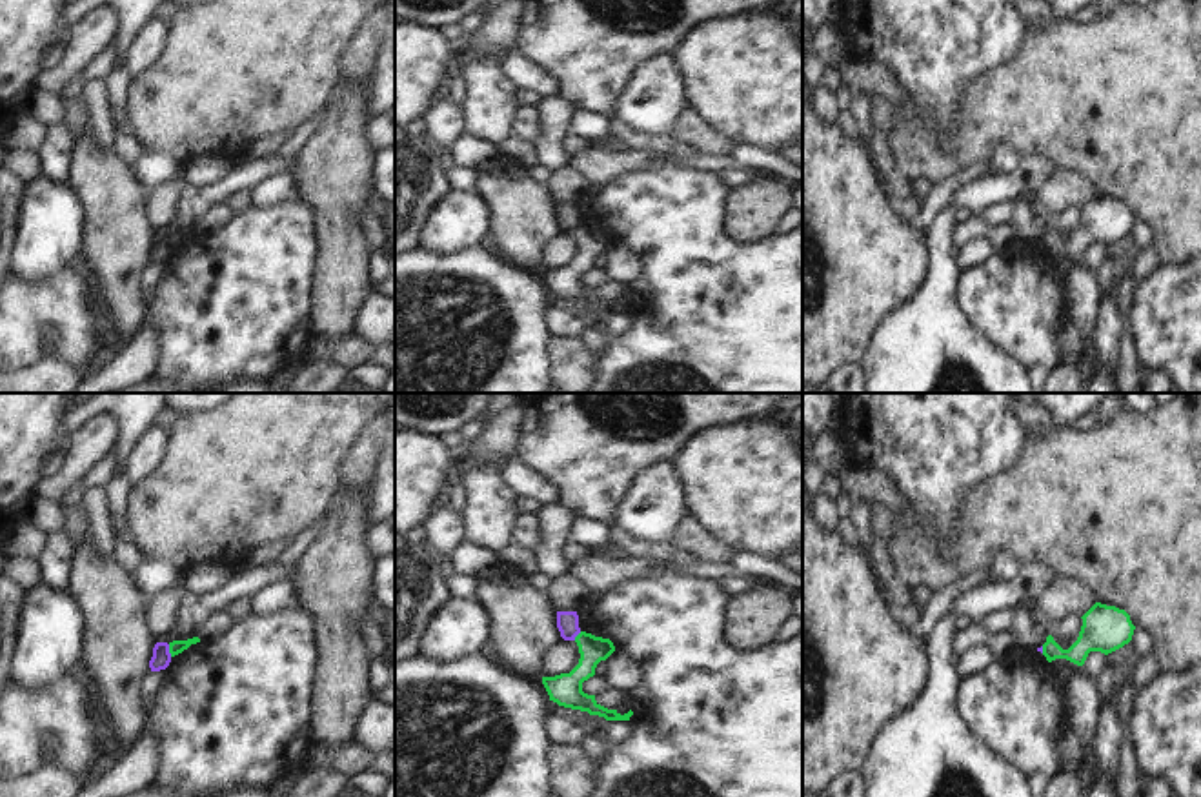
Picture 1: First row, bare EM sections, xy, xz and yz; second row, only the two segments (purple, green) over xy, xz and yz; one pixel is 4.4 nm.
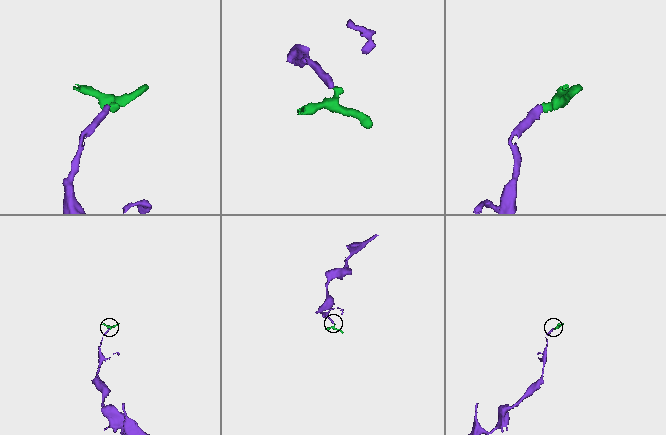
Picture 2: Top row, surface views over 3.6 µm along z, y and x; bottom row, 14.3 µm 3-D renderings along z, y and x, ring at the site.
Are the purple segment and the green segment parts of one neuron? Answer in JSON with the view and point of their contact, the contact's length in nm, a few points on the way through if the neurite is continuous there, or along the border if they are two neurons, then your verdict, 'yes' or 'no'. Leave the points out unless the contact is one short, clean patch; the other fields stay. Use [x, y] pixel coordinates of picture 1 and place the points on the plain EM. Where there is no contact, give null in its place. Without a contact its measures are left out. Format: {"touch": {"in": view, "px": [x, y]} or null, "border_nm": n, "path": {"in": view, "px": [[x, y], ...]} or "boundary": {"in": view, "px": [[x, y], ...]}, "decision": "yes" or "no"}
{"touch": {"in": "xy", "px": [168, 242]}, "border_nm": 60, "boundary": {"in": "xy", "px": [[168, 237], [171, 248]]}, "decision": "no"}

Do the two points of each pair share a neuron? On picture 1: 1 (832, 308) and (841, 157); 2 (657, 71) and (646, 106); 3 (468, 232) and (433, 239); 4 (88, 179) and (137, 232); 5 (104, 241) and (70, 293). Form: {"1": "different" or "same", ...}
{"1": "same", "2": "same", "3": "same", "4": "same", "5": "different"}

